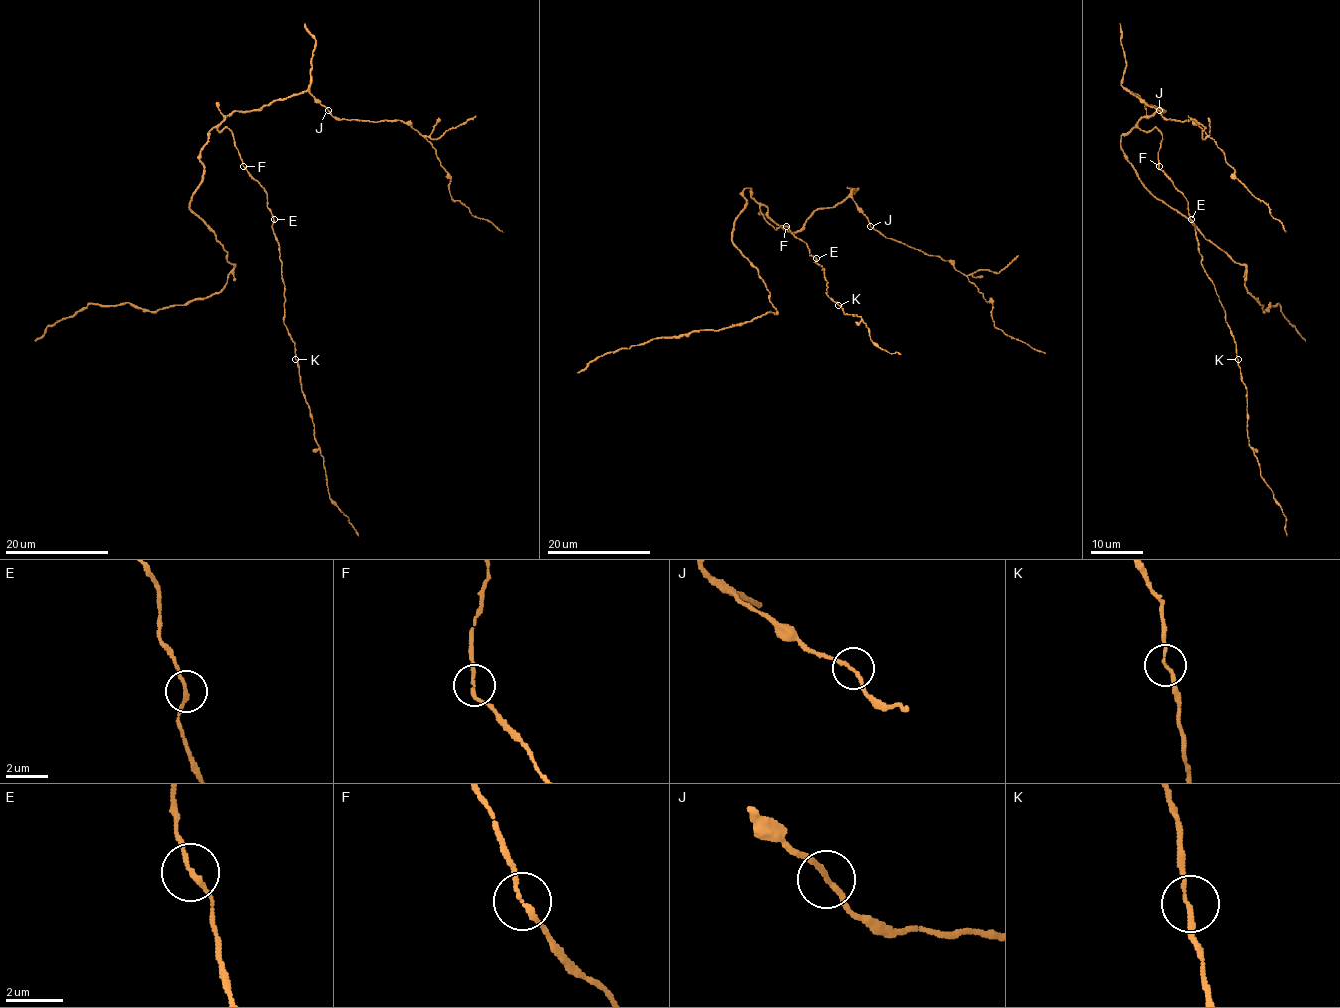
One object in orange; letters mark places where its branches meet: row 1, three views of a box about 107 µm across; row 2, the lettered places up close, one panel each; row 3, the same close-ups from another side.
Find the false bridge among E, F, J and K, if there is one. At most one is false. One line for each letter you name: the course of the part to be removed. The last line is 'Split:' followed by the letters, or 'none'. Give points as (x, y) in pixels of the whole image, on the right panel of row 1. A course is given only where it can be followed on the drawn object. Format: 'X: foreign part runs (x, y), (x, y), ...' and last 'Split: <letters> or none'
Split: none

